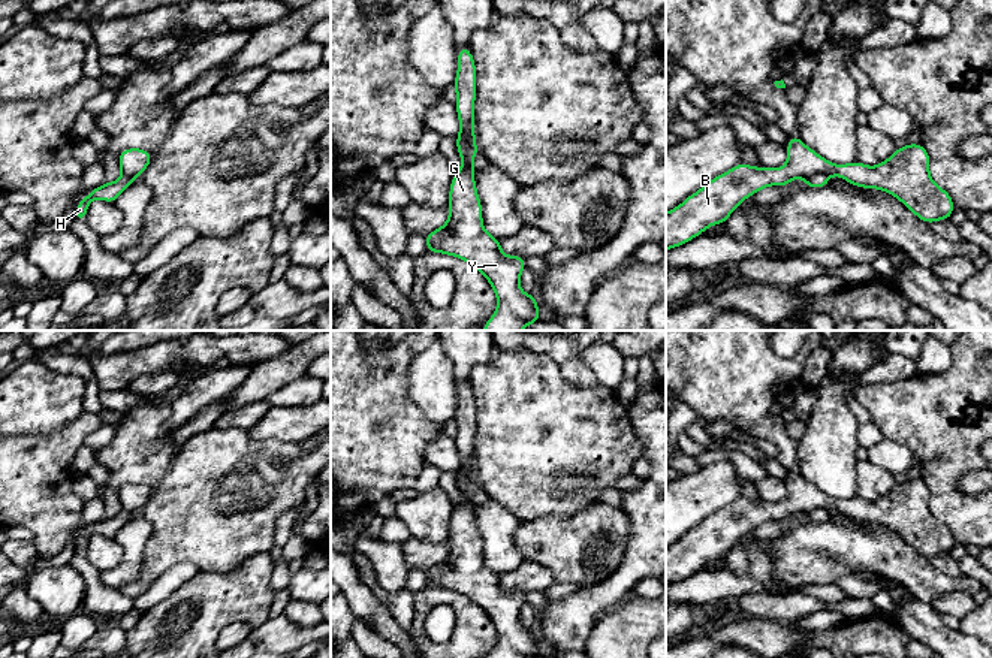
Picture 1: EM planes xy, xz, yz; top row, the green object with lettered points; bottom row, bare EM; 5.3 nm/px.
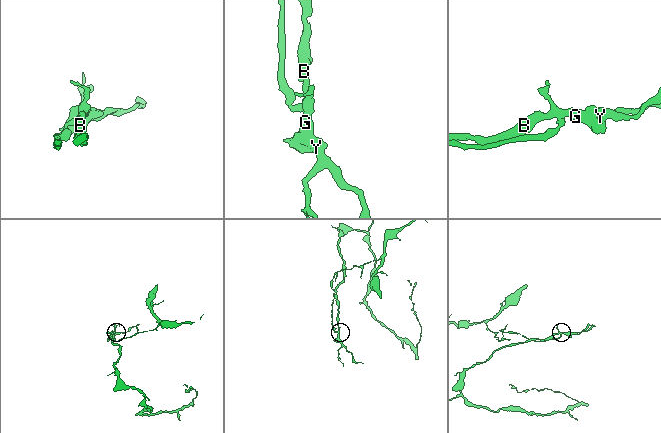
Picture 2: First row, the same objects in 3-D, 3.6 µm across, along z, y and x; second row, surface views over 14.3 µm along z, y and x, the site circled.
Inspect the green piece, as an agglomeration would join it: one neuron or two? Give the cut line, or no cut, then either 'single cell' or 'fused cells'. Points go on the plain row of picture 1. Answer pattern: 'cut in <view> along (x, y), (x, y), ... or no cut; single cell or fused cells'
cut in xz along (457, 473), (478, 486); fused cells

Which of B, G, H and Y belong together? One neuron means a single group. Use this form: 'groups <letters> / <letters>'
groups B G Y / H

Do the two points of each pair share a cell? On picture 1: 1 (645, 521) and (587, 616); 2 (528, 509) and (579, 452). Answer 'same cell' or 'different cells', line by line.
1: same cell
2: same cell

